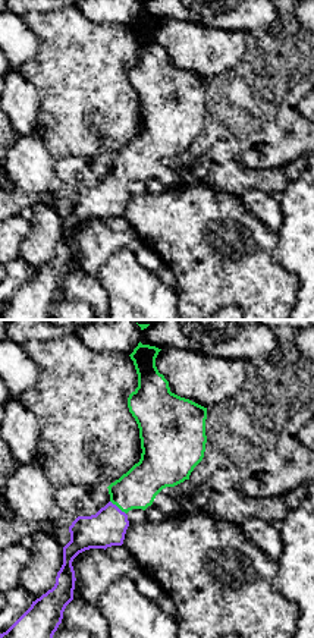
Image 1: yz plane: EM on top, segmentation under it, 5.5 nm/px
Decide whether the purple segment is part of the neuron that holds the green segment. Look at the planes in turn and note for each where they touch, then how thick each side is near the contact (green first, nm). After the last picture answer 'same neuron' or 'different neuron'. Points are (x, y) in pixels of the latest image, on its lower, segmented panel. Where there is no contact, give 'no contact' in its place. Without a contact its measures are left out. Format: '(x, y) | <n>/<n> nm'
(118, 506) | 220/200 nm

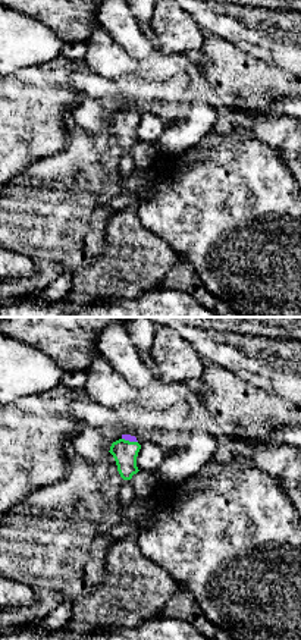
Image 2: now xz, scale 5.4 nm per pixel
(128, 441) | 140/40 nm

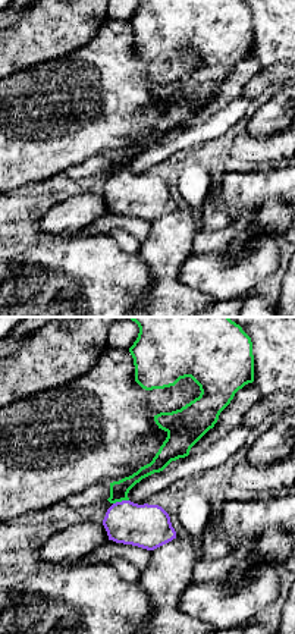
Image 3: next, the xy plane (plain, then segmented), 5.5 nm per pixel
(121, 501) | 100/240 nm

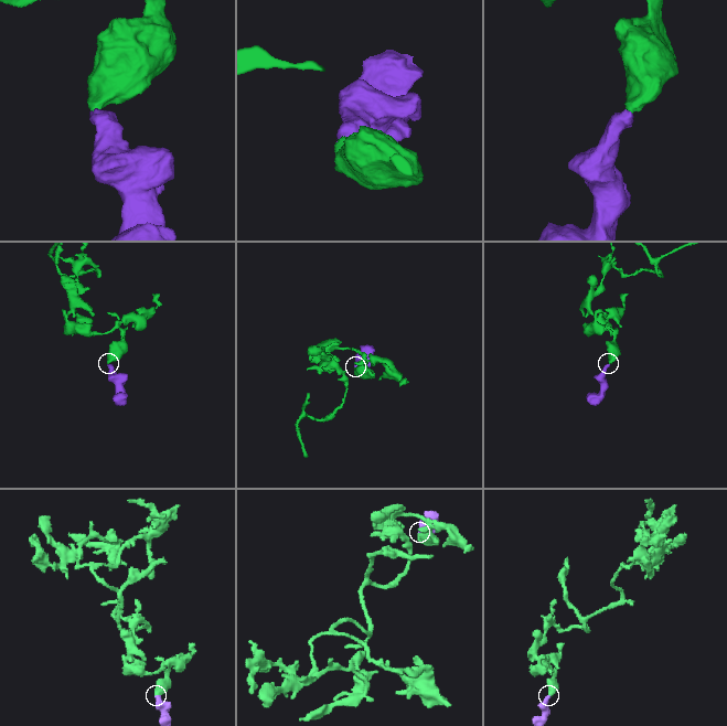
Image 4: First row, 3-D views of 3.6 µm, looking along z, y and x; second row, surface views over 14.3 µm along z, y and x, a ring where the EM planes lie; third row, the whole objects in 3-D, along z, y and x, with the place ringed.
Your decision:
same neuron

